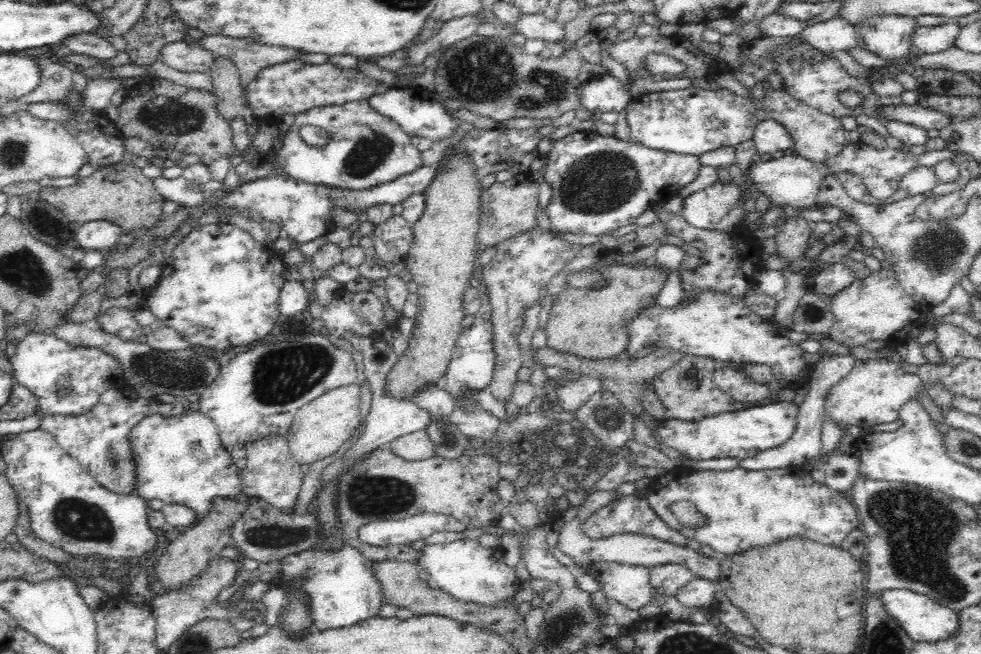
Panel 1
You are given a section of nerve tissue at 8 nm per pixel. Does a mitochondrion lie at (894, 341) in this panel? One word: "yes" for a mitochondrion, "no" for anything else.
no

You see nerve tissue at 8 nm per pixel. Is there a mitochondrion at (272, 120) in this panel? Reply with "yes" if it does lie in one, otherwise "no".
no

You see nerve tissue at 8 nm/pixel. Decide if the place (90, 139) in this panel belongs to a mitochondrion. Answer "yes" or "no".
no

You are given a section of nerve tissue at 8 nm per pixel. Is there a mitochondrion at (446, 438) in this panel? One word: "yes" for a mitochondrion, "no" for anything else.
yes

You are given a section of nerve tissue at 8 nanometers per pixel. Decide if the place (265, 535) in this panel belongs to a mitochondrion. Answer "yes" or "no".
yes

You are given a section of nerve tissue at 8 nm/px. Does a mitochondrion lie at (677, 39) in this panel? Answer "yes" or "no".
no

